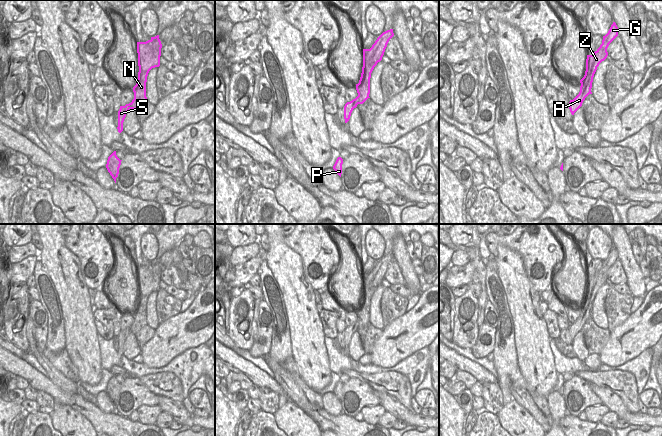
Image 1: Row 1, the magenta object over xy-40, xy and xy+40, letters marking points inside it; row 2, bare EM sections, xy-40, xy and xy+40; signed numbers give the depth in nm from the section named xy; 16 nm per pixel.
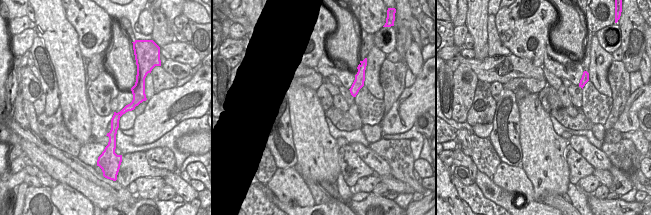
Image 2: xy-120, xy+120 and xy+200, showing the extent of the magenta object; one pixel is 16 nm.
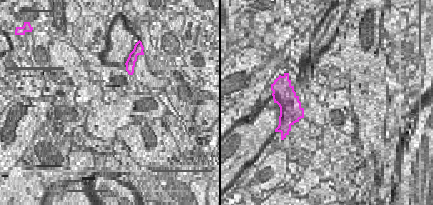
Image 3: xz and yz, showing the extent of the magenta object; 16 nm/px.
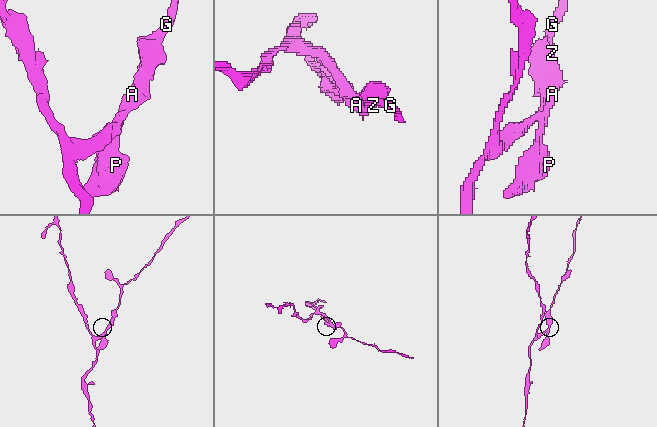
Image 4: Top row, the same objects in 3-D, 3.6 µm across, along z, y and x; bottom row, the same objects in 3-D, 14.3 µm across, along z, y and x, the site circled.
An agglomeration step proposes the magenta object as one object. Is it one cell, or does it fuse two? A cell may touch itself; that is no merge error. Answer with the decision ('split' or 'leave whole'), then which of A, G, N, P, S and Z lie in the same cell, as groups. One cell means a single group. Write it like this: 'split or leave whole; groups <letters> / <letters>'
split; groups A G P S Z / N

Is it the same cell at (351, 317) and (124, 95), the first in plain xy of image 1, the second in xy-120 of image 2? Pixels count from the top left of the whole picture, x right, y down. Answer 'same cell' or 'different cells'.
same cell

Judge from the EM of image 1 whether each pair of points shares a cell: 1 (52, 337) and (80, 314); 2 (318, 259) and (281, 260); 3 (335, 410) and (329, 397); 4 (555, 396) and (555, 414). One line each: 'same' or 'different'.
1: different
2: different
3: same
4: same

